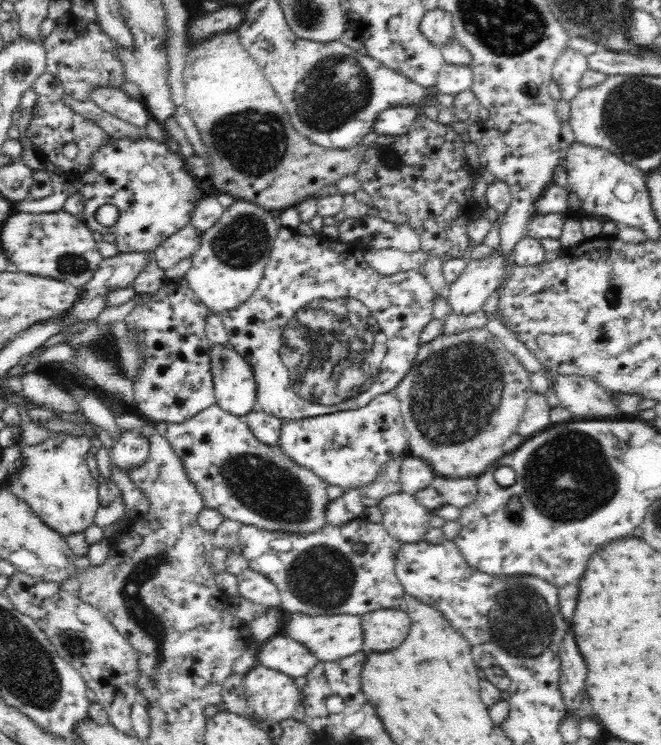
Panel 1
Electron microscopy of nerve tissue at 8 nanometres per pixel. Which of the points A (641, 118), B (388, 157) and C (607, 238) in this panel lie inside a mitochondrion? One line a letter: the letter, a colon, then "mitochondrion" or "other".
A: mitochondrion
B: mitochondrion
C: other

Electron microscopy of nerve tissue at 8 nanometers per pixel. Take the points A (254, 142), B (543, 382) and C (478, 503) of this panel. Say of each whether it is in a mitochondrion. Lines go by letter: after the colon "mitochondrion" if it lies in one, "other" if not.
A: mitochondrion
B: other
C: other

